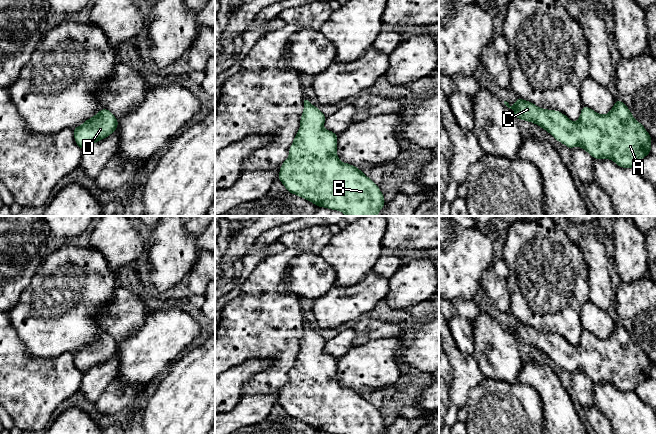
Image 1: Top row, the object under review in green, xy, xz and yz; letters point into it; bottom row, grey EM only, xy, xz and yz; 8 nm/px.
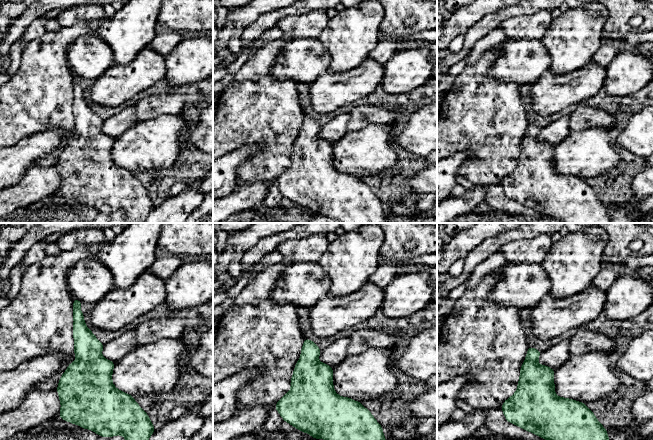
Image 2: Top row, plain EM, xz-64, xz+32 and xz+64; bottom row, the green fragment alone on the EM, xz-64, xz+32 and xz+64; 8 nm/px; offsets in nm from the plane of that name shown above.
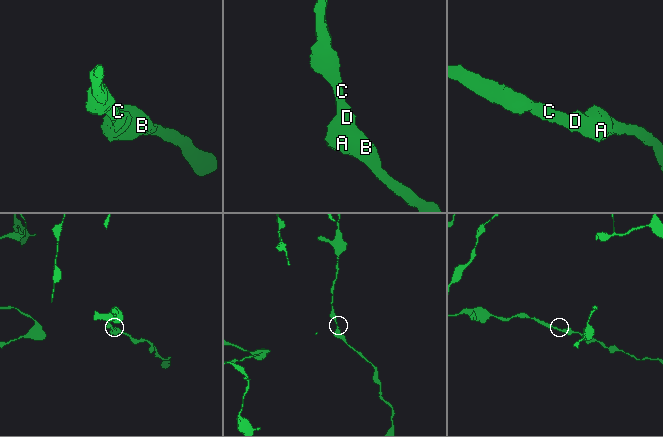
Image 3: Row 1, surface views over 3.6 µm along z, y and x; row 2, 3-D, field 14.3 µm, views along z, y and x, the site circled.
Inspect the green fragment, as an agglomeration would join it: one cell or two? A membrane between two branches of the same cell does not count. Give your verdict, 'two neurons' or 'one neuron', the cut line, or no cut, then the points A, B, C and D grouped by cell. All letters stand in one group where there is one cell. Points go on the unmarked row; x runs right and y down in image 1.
one neuron; cut none; groups A B C D

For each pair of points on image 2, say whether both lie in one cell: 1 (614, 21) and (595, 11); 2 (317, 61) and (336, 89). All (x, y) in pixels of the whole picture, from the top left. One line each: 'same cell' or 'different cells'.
1: different cells
2: different cells

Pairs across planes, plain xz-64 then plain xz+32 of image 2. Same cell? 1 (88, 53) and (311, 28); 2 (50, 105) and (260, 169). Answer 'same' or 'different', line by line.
1: different
2: same

